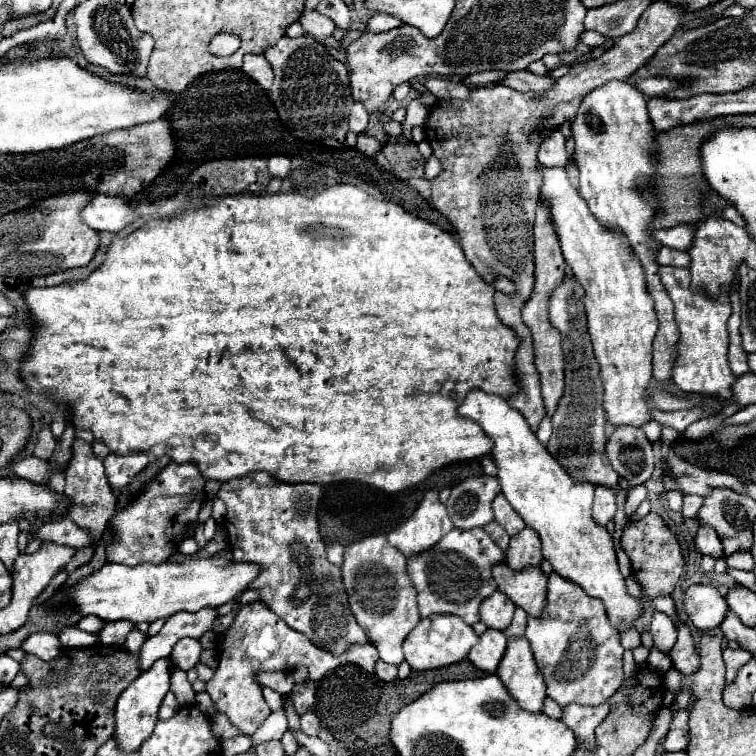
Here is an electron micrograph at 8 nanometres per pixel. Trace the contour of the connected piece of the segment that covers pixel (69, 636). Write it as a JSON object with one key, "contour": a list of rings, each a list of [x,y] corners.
{"contour":[[[74,627],[74,629],[64,629],[64,633],[60,633],[58,637],[60,637],[62,647],[66,647],[66,649],[80,649],[80,647],[90,647],[90,645],[98,643],[96,633],[90,635],[90,633],[80,631],[78,627]]]}

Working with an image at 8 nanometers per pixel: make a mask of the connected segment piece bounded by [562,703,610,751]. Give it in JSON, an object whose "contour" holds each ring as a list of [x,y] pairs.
{"contour":[[[602,703],[598,707],[588,707],[588,705],[568,705],[564,709],[564,719],[562,723],[568,725],[568,729],[574,731],[576,743],[582,745],[586,751],[594,751],[595,729],[606,719],[610,707],[608,703]]]}

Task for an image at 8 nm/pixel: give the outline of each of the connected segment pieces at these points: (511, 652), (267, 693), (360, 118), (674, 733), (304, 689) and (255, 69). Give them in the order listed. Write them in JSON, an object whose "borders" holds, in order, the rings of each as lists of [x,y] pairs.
{"borders":[[[[526,637],[508,639],[508,647],[496,675],[522,709],[530,713],[542,713],[546,699],[544,679],[534,665],[534,655]]],[[[263,687],[262,692],[272,712],[282,708],[282,695],[268,687]]],[[[358,101],[352,103],[352,113],[350,113],[350,131],[354,131],[356,135],[362,135],[368,127],[368,115],[364,105],[360,105]]],[[[672,711],[672,725],[664,739],[664,751],[684,751],[688,747],[688,713]]],[[[306,679],[306,683],[294,685],[294,689],[284,697],[284,701],[290,699],[294,711],[298,715],[304,715],[314,705],[314,695],[316,695],[316,685],[312,679]]],[[[246,55],[244,63],[242,63],[242,71],[250,79],[254,79],[260,87],[270,89],[274,73],[272,73],[272,67],[270,67],[270,63],[266,61],[264,55]]]]}

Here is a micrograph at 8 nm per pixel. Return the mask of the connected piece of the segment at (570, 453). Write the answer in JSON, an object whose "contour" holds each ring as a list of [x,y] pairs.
{"contour":[[[564,277],[562,283],[552,291],[550,297],[550,323],[562,335],[562,349],[566,359],[566,389],[560,405],[552,417],[554,431],[548,443],[550,455],[578,481],[590,481],[594,485],[610,487],[614,493],[620,491],[620,477],[612,469],[610,459],[606,457],[606,433],[604,433],[604,407],[602,407],[602,381],[598,377],[600,369],[592,353],[590,335],[586,329],[584,313],[584,289],[576,277]]]}

